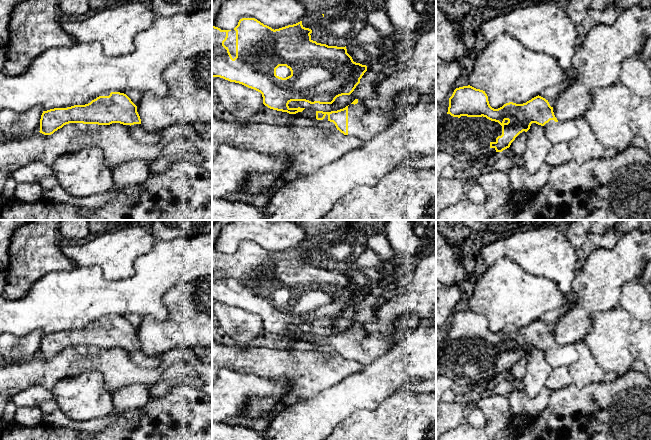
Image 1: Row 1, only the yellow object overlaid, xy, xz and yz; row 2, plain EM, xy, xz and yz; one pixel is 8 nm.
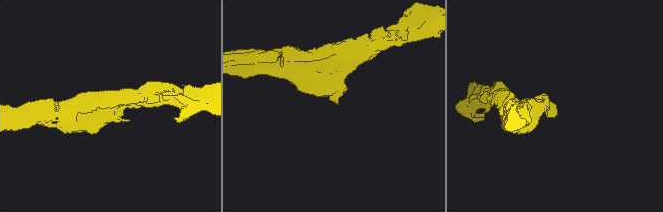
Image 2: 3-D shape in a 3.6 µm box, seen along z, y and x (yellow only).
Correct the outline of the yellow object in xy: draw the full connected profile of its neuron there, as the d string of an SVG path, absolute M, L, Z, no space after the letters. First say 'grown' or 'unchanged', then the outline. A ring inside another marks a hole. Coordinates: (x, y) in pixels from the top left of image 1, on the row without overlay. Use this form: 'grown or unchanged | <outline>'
grown | M111 316L109 320L99 320L85 329L54 332L43 335L40 343L40 357L51 359L69 347L125 349L131 360L140 366L155 368L160 365L160 355L147 355L141 349L137 330L124 317Z

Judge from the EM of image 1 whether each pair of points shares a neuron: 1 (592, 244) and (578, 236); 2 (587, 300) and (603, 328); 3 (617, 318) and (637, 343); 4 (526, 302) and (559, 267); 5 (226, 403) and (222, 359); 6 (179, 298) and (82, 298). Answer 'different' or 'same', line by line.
1: different
2: different
3: different
4: different
5: different
6: different

